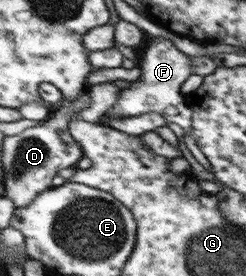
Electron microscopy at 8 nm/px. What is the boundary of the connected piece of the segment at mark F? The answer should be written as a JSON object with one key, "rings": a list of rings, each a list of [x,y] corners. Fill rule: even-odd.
{"rings":[[[161,36],[151,37],[148,49],[143,51],[141,59],[137,61],[137,66],[141,69],[141,76],[138,80],[132,81],[128,88],[123,88],[115,102],[103,115],[100,121],[103,125],[108,125],[110,119],[125,119],[126,117],[139,117],[143,113],[156,111],[162,113],[163,119],[167,123],[177,123],[184,129],[184,142],[191,151],[194,158],[207,170],[211,171],[209,160],[203,155],[203,152],[195,144],[191,137],[190,121],[192,110],[183,105],[183,98],[180,94],[180,87],[185,80],[191,75],[191,60],[189,56],[179,50],[168,38],[163,39]],[[177,107],[178,113],[168,115],[163,113],[165,109]]]}

